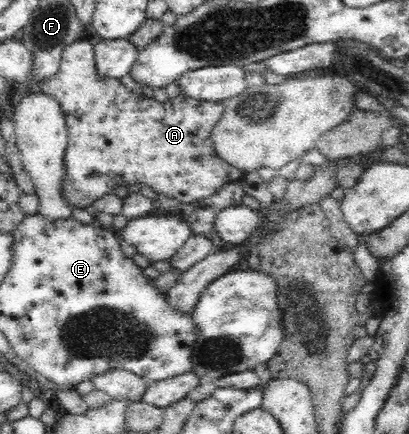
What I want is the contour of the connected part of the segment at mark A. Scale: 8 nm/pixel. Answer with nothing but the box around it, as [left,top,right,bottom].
[39,39,245,210]

